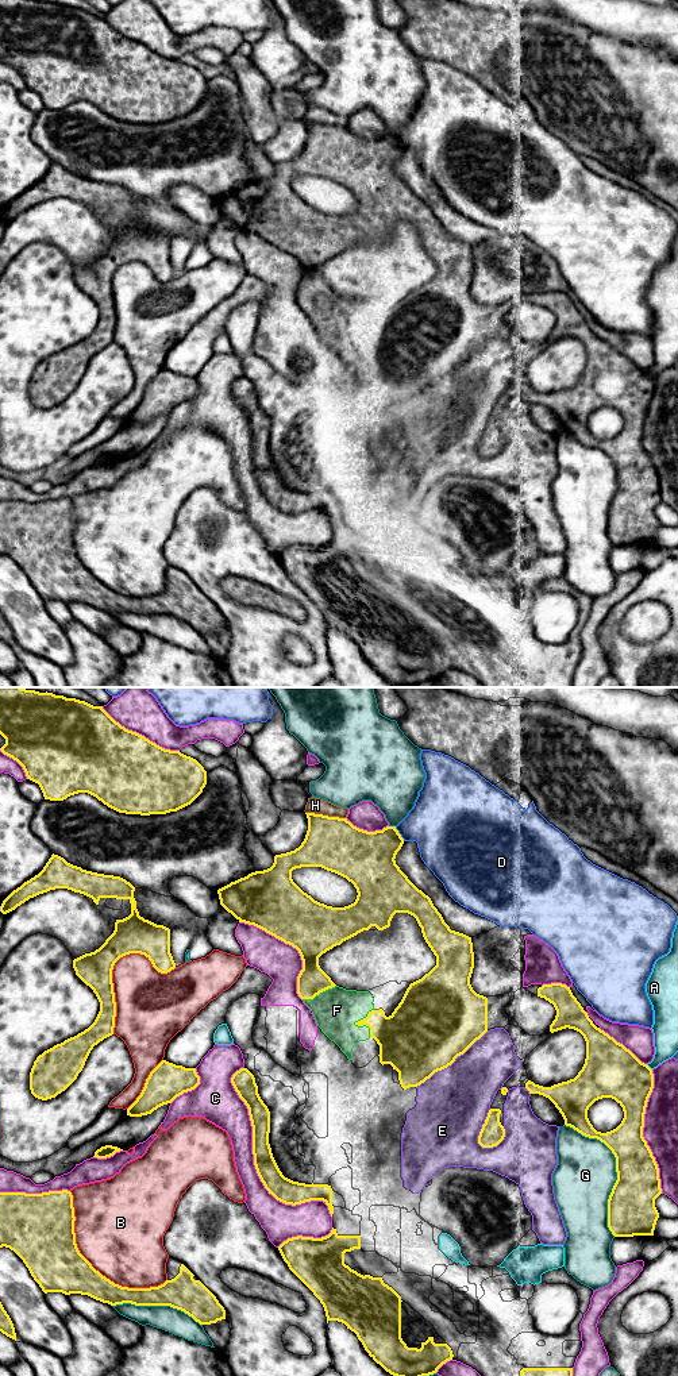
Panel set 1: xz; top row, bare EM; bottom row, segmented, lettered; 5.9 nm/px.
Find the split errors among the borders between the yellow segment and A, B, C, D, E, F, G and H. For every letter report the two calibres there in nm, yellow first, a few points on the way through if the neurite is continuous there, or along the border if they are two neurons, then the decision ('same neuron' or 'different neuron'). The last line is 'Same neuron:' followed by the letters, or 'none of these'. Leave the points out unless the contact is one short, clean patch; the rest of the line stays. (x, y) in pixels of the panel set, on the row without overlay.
A: 320/150 nm | different neuron
B: 320/480 nm | different neuron
C: 140/160 nm | different neuron
D: 340/360 nm | different neuron
E: 480/420 nm | different neuron
F: 280/260 nm | different neuron
G: 280/360 nm | different neuron
H: 320/100 nm | different neuron
Same neuron: none of these

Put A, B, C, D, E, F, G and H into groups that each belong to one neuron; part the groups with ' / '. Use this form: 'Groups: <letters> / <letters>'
Groups: A / B / C / D / E / F G / H

